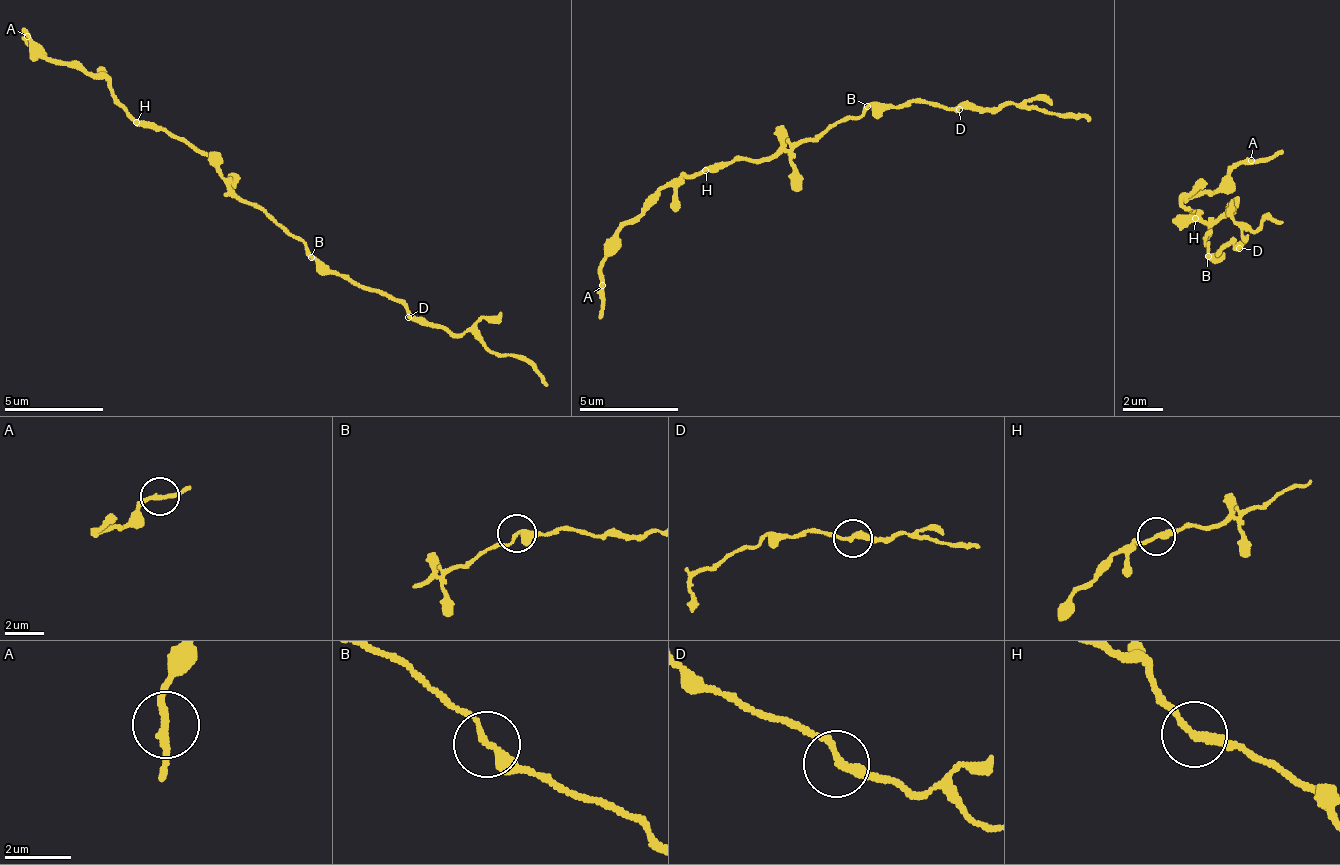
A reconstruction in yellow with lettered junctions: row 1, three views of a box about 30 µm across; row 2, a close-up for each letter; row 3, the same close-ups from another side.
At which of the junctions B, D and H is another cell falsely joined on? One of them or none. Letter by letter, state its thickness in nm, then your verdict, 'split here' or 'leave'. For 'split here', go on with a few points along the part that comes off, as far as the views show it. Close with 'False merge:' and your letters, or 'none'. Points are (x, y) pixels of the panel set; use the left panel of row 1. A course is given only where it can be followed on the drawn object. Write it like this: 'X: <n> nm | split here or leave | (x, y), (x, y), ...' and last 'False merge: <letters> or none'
B: 240 nm | leave
D: 240 nm | leave
H: 240 nm | leave
False merge: none

